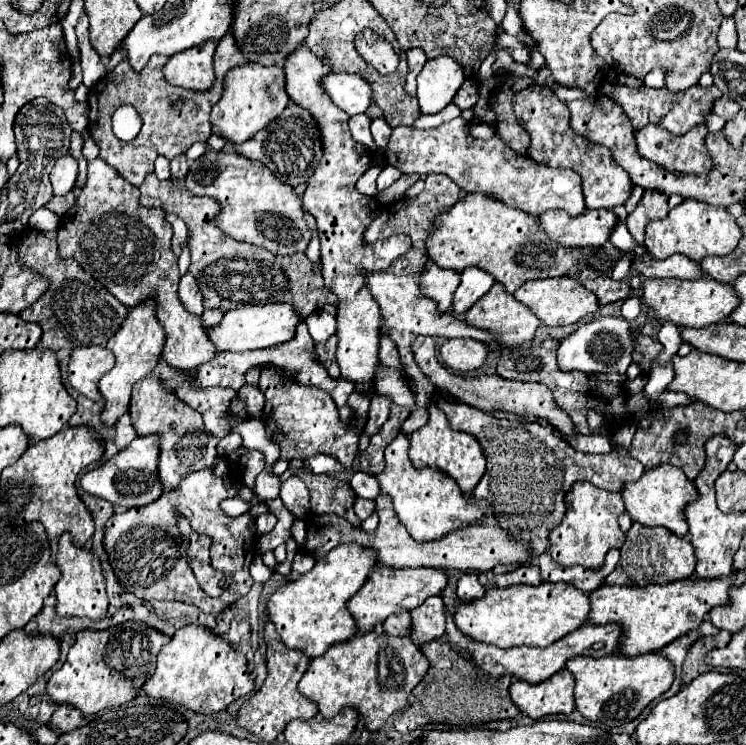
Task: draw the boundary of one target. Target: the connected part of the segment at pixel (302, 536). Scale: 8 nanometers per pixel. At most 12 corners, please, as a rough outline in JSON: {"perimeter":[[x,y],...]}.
{"perimeter":[[295,518],[291,528],[298,548],[306,542],[306,524]]}

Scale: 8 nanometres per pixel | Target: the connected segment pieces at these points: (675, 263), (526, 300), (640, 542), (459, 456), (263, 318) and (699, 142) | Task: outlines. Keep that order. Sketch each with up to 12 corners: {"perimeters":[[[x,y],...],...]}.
{"perimeters":[[[683,254],[639,260],[647,278],[699,280],[703,268]],[[577,278],[529,280],[513,296],[543,324],[567,326],[599,308]],[[639,522],[619,564],[635,586],[693,576],[687,538]],[[431,404],[409,436],[411,464],[439,468],[469,494],[485,472],[479,442]],[[245,304],[207,328],[217,352],[291,340],[291,304]],[[647,124],[637,150],[669,172],[709,172],[707,126],[683,136]]]}

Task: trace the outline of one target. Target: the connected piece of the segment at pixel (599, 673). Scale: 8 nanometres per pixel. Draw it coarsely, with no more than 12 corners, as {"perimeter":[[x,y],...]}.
{"perimeter":[[657,652],[567,660],[575,708],[623,726],[673,682]]}

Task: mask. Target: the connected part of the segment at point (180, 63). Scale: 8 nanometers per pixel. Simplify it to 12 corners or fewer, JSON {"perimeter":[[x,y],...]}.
{"perimeter":[[215,42],[177,52],[167,82],[207,90],[215,80]]}

